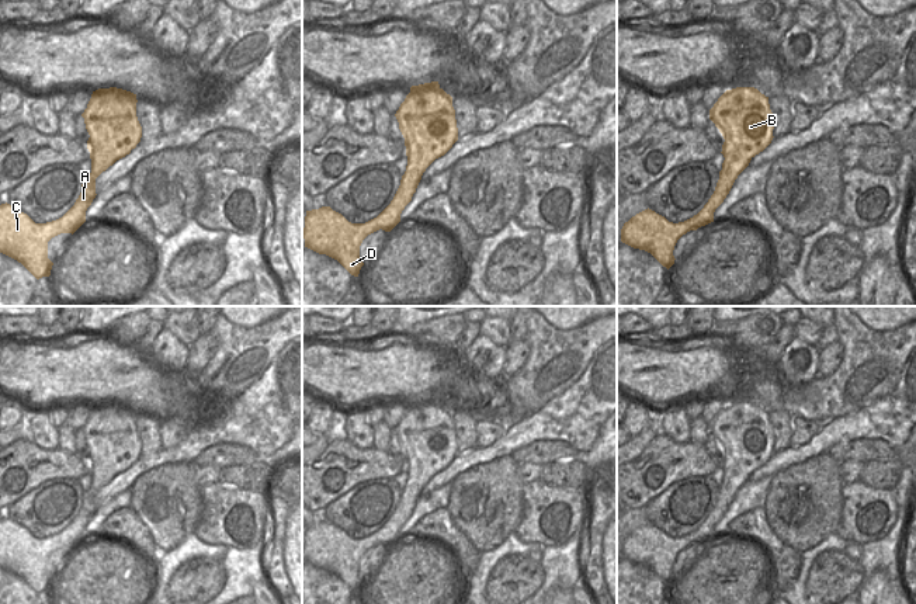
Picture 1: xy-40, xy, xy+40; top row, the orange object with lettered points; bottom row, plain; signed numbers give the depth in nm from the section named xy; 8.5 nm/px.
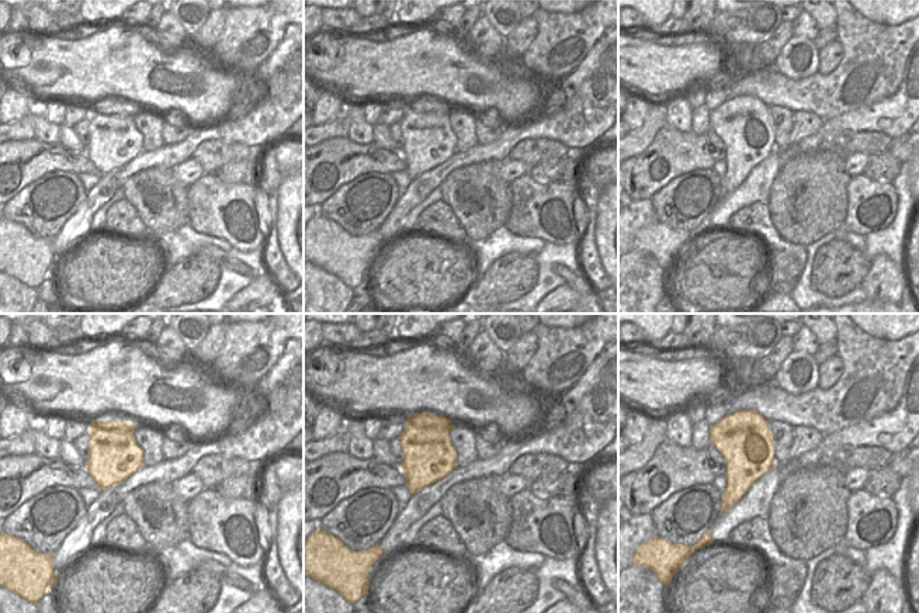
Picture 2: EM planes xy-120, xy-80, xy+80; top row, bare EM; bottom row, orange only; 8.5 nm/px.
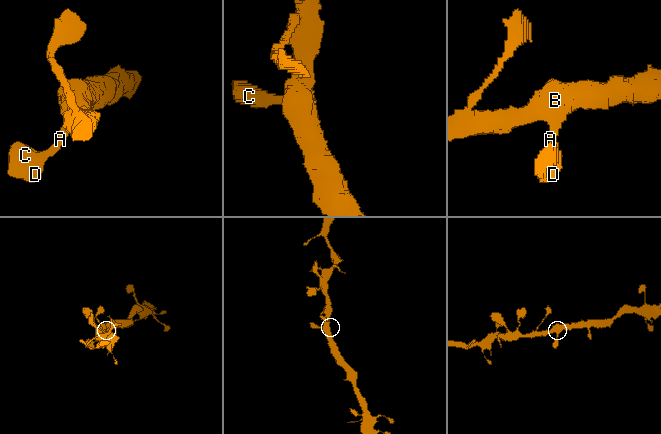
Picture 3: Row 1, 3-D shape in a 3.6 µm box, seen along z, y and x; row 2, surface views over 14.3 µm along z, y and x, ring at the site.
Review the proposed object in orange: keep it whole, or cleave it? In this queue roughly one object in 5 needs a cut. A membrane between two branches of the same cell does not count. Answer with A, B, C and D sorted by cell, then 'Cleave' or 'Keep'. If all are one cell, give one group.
Groups: A B C D. Keep.

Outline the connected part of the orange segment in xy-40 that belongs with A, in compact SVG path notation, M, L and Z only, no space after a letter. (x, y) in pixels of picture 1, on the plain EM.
M122 403L93 406L81 428L90 449L91 487L84 492L74 520L62 532L35 538L15 521L0 520L0 567L21 577L37 594L51 590L53 577L48 573L48 556L60 548L73 549L86 537L86 525L97 510L96 493L140 457L136 417L136 409Z

